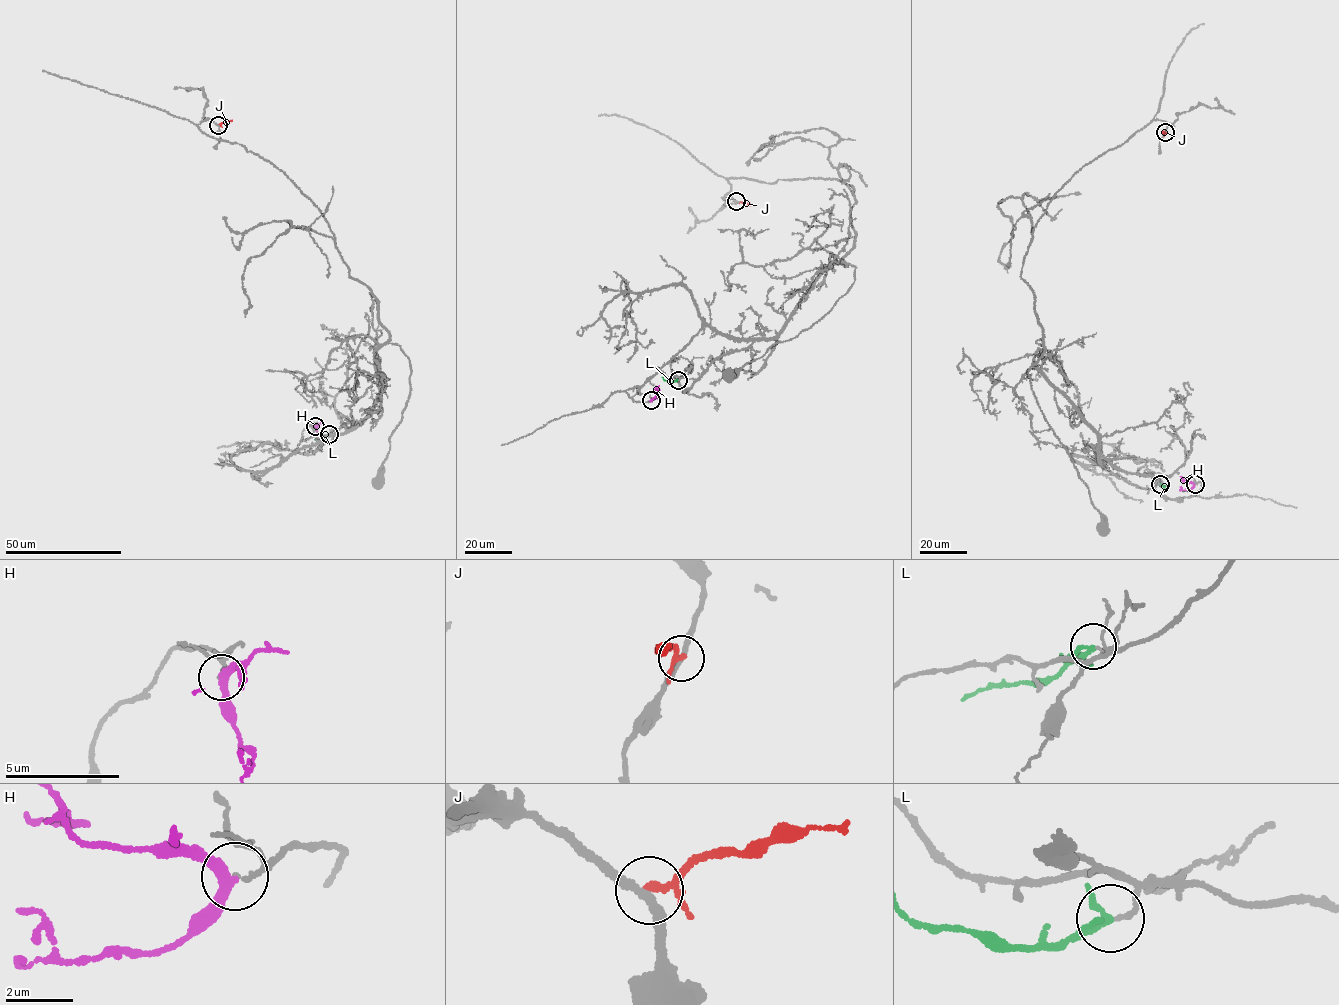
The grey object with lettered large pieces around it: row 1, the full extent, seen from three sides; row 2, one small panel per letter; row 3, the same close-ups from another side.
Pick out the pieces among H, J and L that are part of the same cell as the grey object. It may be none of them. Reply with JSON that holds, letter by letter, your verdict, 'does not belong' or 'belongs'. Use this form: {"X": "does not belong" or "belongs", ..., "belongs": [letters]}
{"H": "does not belong", "J": "does not belong", "L": "belongs", "belongs": ["L"]}

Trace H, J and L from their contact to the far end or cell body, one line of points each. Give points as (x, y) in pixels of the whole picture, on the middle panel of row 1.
H: (651, 400), (658, 392), (658, 385)
J: (736, 201), (751, 205)
L: (678, 380), (671, 382), (662, 378)

